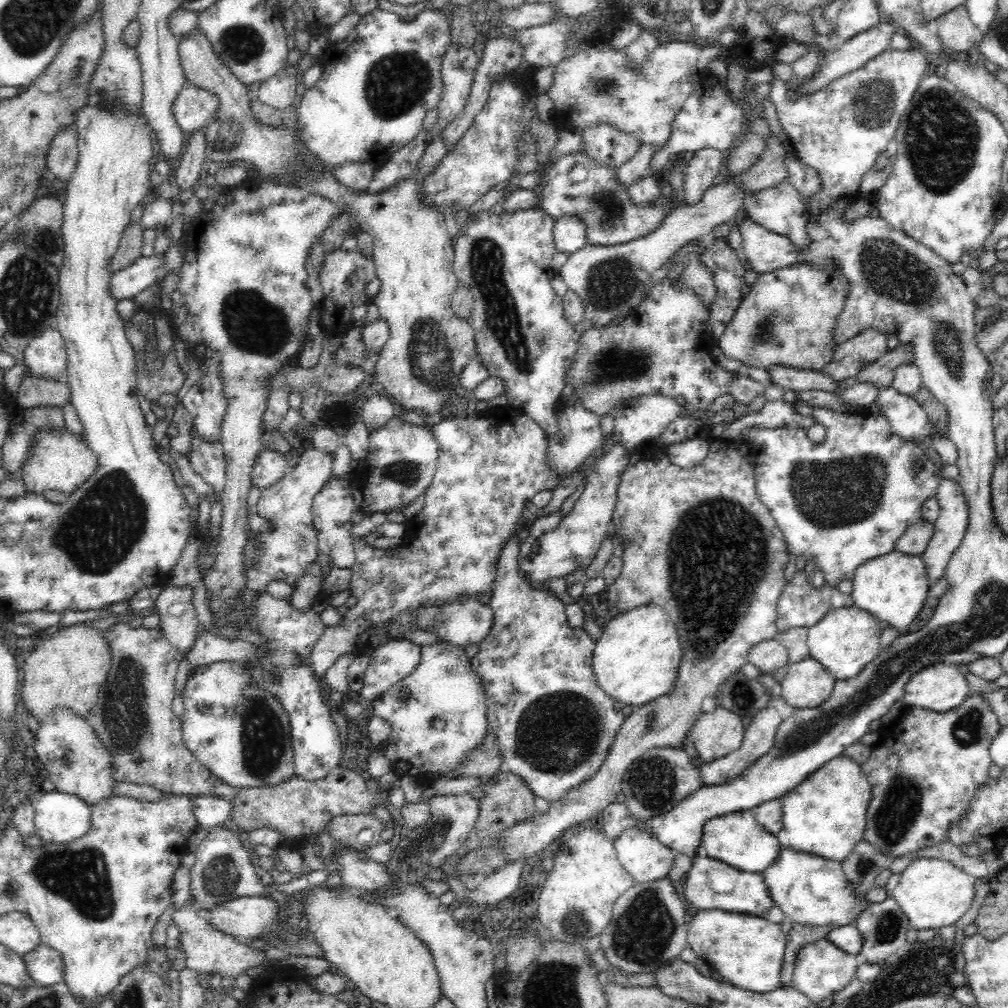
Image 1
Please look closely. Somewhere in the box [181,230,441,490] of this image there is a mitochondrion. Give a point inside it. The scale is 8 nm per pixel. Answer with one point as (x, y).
(254, 326)

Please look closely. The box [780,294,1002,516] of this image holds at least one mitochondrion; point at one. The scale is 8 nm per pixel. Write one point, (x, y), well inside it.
(946, 338)

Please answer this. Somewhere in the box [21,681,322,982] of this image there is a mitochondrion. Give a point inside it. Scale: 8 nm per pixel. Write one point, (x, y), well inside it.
(80, 876)

